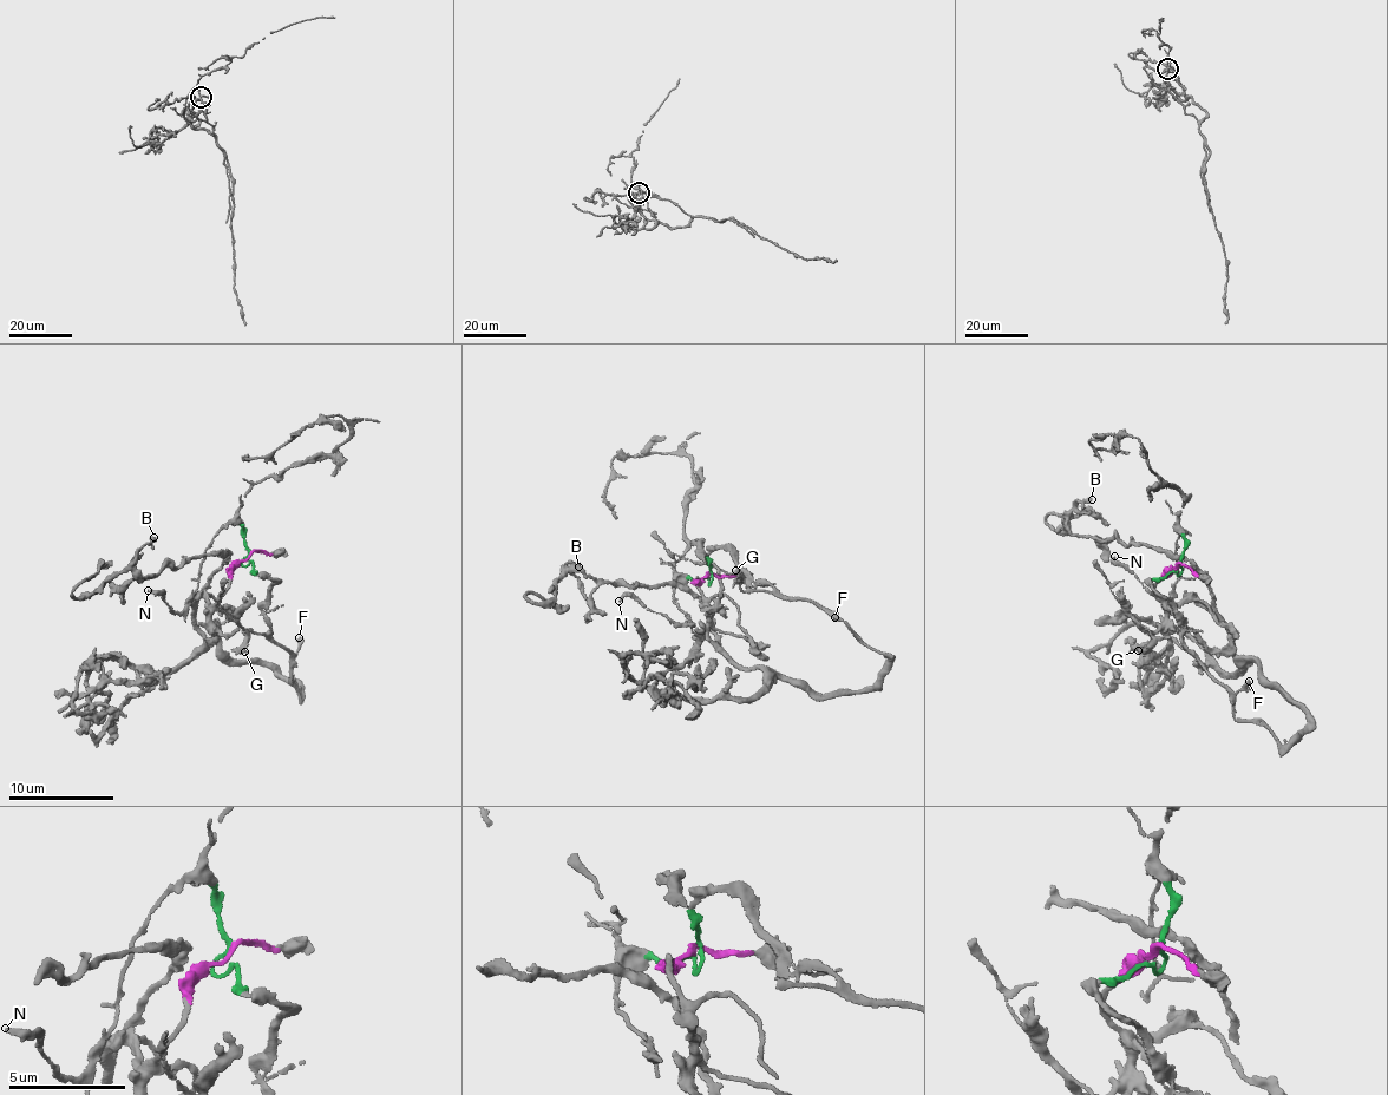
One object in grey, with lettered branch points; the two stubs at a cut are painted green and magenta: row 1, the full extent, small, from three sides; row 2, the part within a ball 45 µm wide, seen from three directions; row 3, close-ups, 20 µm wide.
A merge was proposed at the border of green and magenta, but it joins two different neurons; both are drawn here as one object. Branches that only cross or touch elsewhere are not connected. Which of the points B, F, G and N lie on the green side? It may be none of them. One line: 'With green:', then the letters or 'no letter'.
With green: F, G, N

